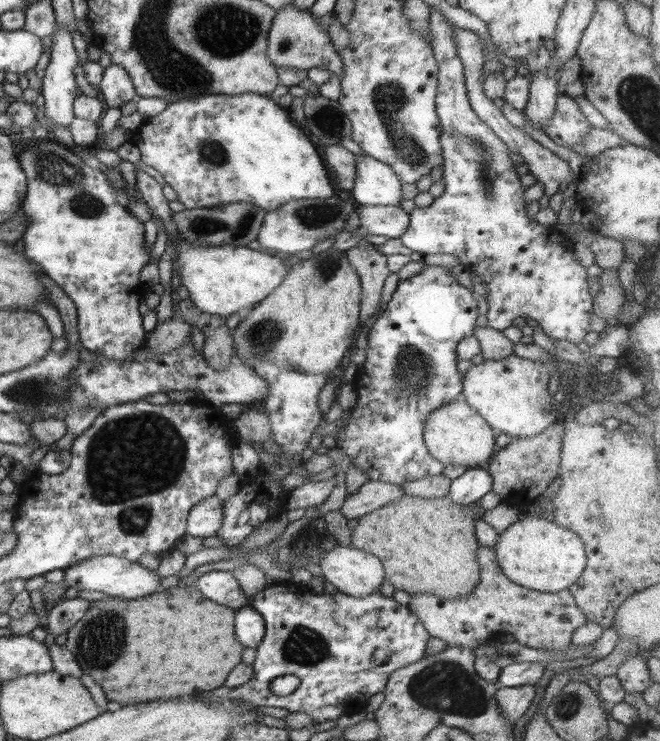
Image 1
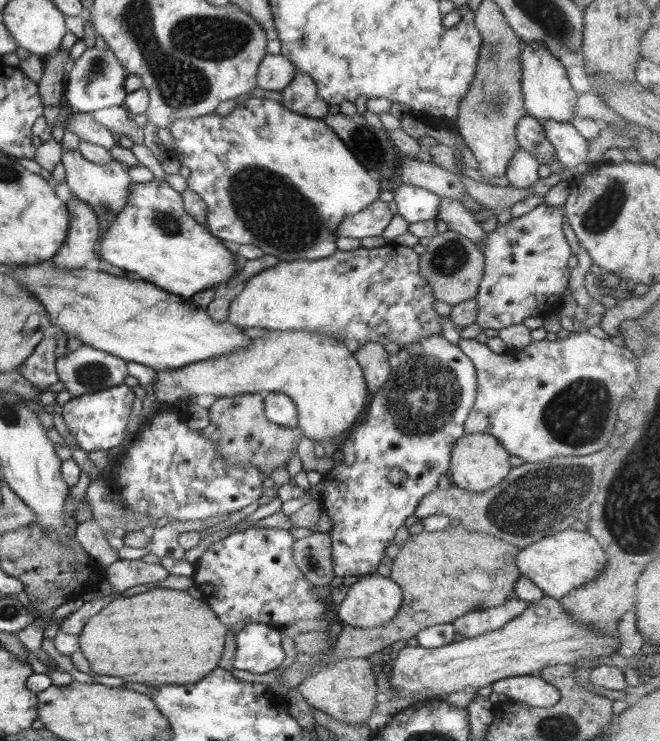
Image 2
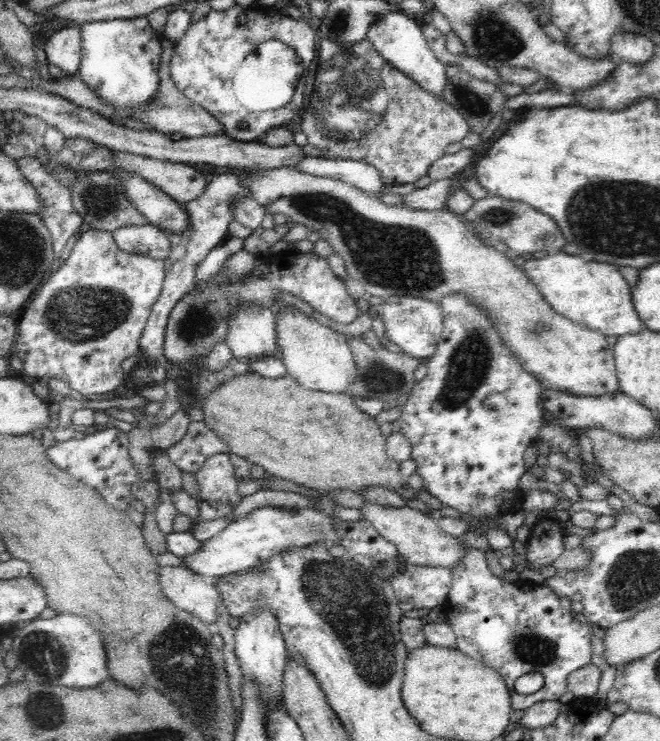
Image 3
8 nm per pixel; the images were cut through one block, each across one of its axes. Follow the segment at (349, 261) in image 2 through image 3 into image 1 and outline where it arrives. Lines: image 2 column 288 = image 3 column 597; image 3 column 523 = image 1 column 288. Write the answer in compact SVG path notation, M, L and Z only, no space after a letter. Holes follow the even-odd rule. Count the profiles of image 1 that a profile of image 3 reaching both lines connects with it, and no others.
M136 167L136 186L140 193L142 193L142 200L150 206L152 214L159 224L166 226L167 240L178 247L174 247L172 252L172 268L178 270L180 274L180 282L182 286L186 287L192 304L200 310L200 312L207 312L208 314L215 314L219 317L228 318L232 314L243 313L254 308L256 302L260 302L266 296L270 295L288 273L290 264L285 264L284 261L274 254L267 253L264 250L259 251L249 247L234 246L234 245L192 245L190 241L186 241L186 237L178 231L176 223L172 221L172 211L168 207L169 201L162 193L162 184L156 181L154 177Z

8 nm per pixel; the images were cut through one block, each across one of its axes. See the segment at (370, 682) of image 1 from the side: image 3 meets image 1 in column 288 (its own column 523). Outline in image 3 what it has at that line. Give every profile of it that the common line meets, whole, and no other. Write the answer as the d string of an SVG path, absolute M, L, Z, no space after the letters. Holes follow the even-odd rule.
M460 537L466 556L452 568L452 584L449 589L445 610L447 623L456 635L457 649L466 656L479 660L486 666L494 668L507 684L512 710L526 710L536 702L556 700L567 692L567 678L571 672L590 664L592 660L592 629L590 624L580 623L575 613L562 608L558 595L545 584L530 582L510 582L496 577L486 564L486 555L482 549L471 547ZM539 672L543 674L544 684L540 690L528 696L514 690L514 683L523 674Z

